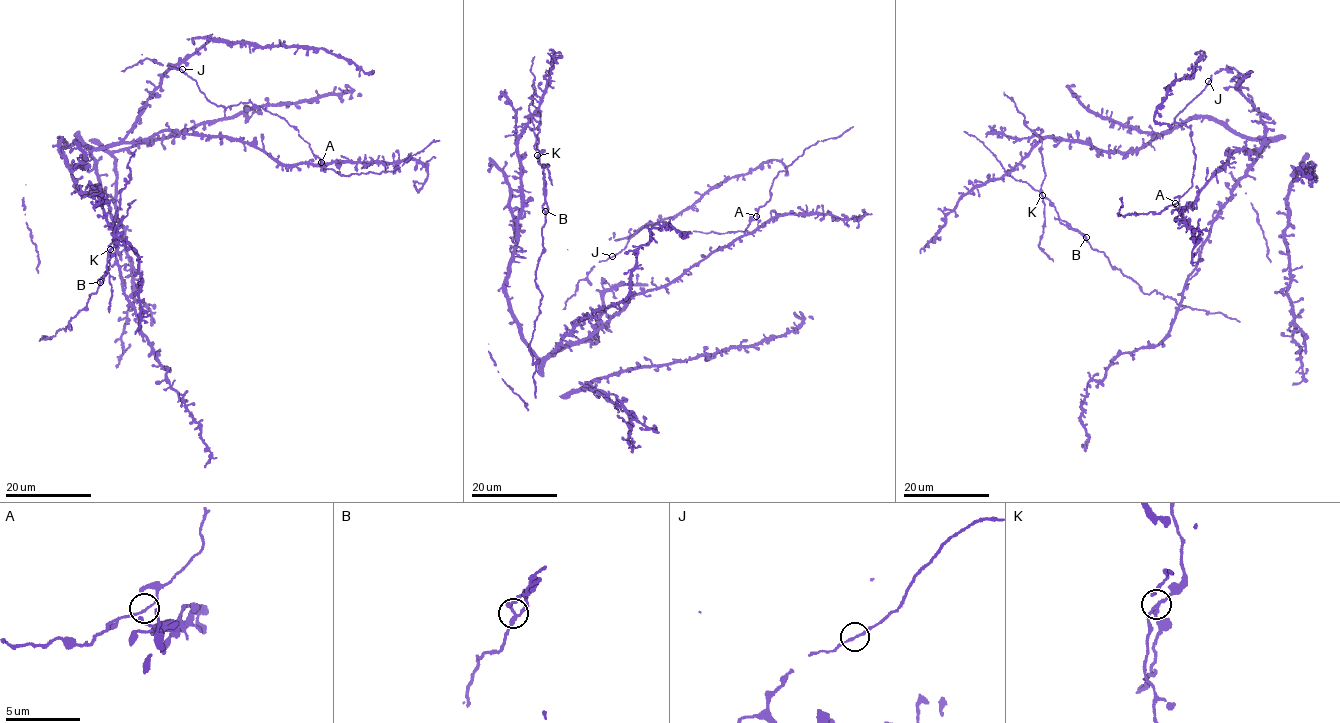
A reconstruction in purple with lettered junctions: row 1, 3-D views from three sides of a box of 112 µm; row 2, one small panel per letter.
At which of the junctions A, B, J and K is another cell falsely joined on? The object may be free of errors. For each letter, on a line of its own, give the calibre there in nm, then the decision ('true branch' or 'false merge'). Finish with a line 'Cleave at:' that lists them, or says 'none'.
A: calibre 110 nm; true branch
B: calibre 200 nm; true branch
J: calibre 150 nm; true branch
K: calibre 140 nm; false merge
Cleave at: K

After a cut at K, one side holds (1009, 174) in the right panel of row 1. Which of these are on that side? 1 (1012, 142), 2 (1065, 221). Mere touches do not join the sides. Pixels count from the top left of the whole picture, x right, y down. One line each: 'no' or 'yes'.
1: yes
2: yes

